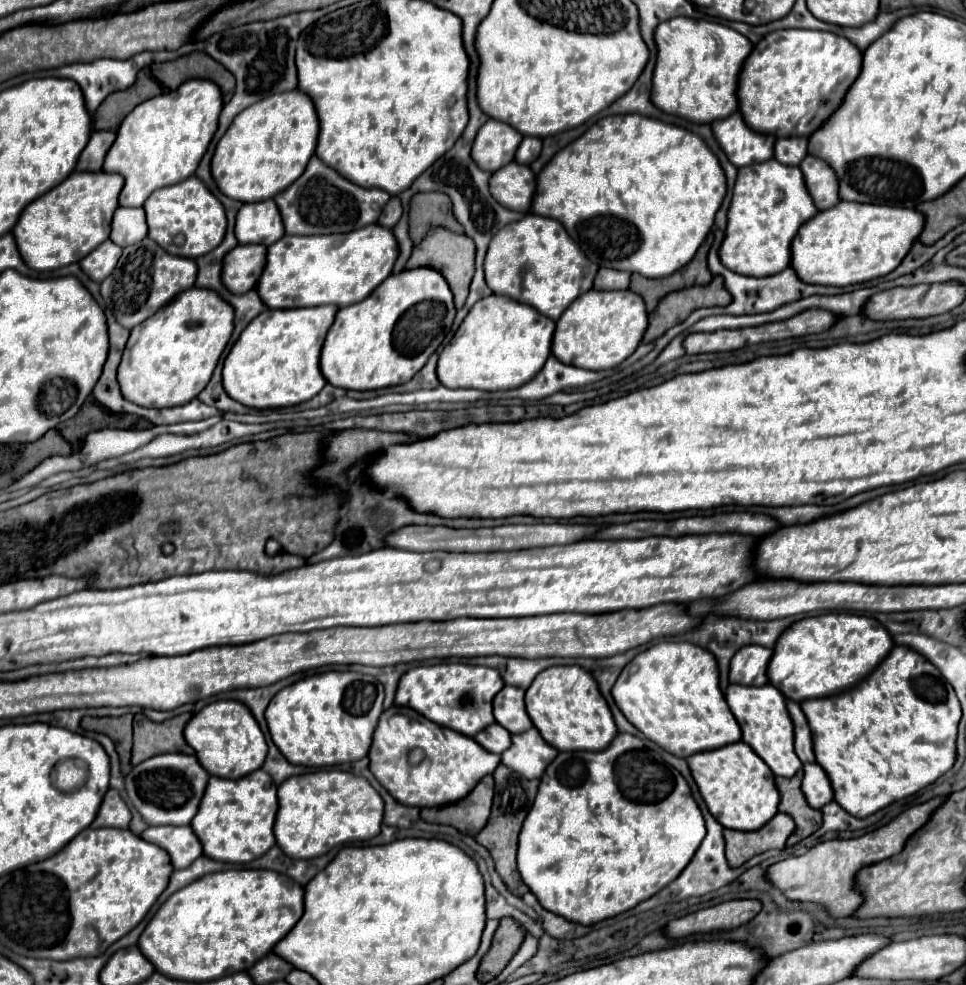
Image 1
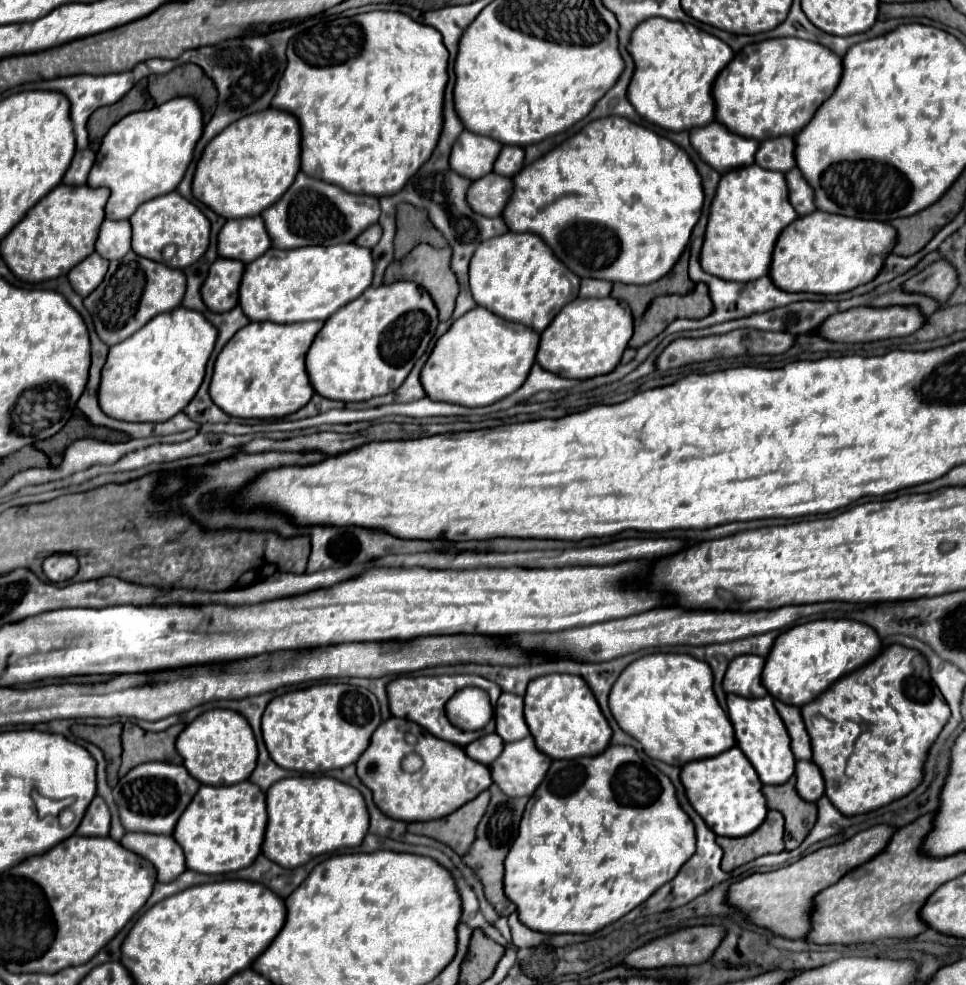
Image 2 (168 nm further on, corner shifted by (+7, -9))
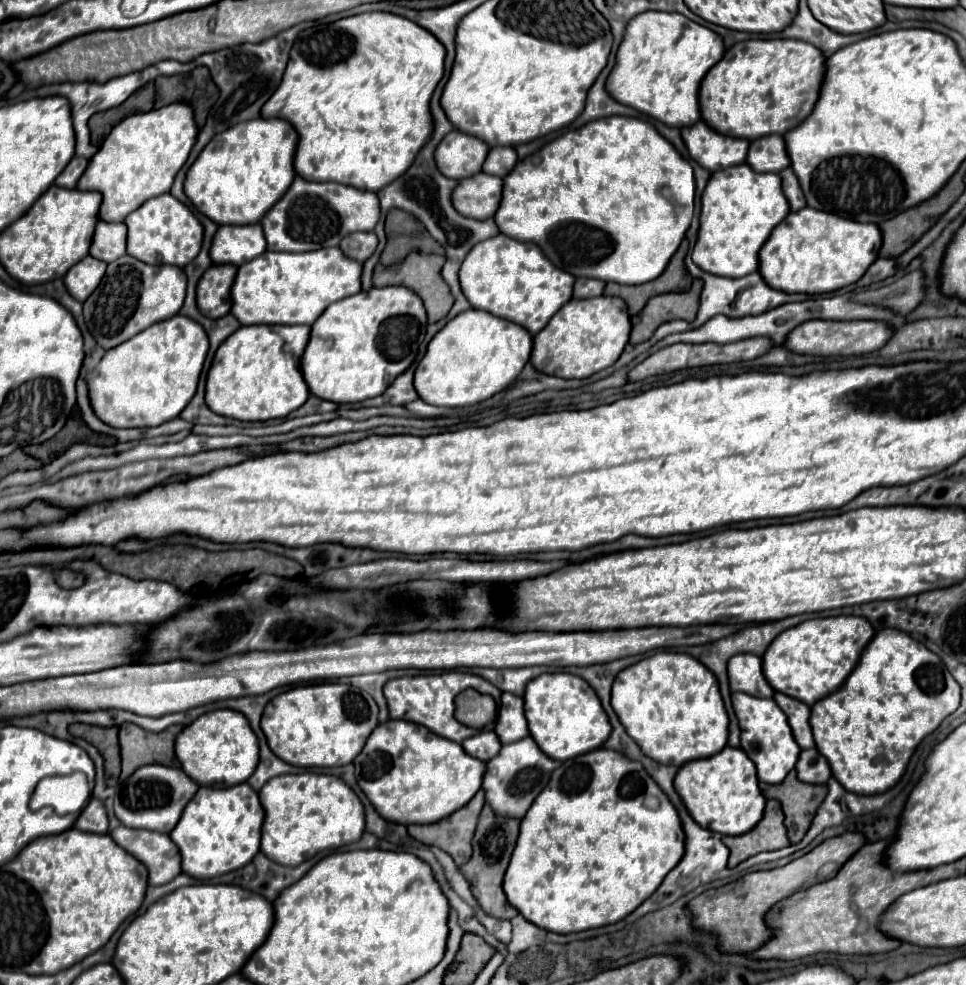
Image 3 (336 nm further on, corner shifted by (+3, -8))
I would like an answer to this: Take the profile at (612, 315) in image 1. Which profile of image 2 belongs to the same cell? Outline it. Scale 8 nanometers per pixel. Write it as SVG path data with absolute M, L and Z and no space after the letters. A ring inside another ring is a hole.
M614 297L604 299L574 299L562 307L550 327L542 333L536 361L550 373L570 379L592 379L614 371L632 337L634 323L630 307Z

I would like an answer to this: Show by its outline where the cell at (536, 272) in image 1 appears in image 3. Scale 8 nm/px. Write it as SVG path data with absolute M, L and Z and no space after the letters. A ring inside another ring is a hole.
M504 234L478 242L478 246L466 254L458 272L462 294L466 294L472 308L480 308L494 316L516 322L532 336L538 334L572 298L572 286L576 280L572 274L558 270L536 244L518 242Z

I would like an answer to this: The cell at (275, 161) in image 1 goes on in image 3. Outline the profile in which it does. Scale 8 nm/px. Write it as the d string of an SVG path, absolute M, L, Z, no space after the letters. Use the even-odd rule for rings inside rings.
M256 118L250 122L242 122L238 126L232 126L230 130L224 130L222 134L216 134L208 144L206 150L196 158L196 162L186 172L184 180L184 194L194 204L198 212L208 216L218 226L230 224L230 226L244 226L244 224L256 224L262 220L262 216L282 198L282 194L288 190L290 182L294 180L294 150L298 144L296 130L280 120L280 118Z

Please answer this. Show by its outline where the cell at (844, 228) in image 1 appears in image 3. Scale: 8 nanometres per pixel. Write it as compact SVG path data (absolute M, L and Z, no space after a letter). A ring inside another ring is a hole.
M802 208L790 212L772 230L758 252L758 270L762 270L762 278L766 278L774 290L786 290L790 294L834 292L864 276L868 266L876 260L880 244L882 234L876 224L858 224L830 212Z

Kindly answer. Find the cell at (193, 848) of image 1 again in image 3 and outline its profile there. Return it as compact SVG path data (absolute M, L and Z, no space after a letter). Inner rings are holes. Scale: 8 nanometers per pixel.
M118 826L110 830L110 836L136 860L142 860L142 864L148 868L150 886L168 884L182 872L180 852L168 834Z

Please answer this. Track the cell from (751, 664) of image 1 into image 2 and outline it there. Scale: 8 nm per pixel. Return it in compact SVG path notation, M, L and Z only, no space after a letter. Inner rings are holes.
M738 655L730 661L724 675L724 691L740 697L764 697L766 689L760 683L760 673L764 667L764 657L760 655Z

